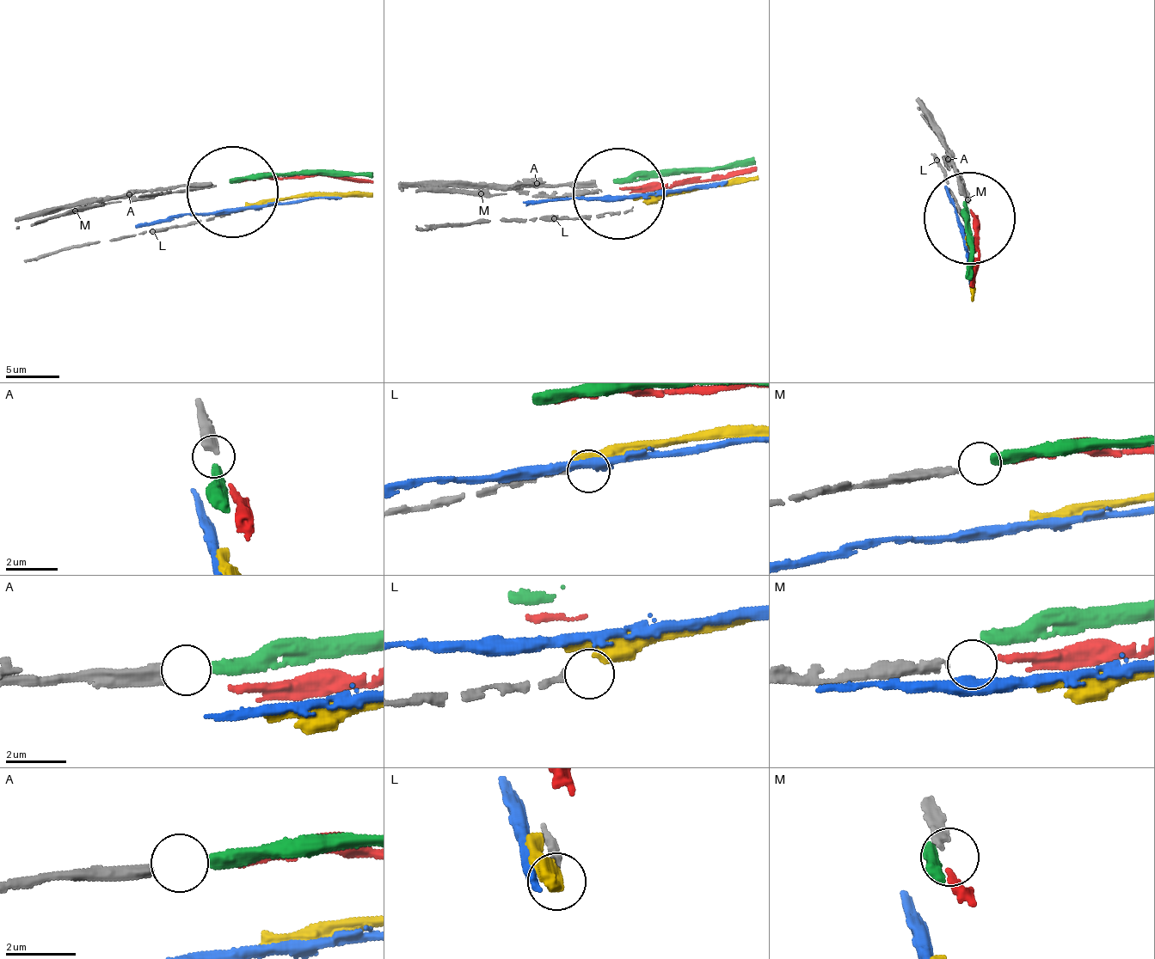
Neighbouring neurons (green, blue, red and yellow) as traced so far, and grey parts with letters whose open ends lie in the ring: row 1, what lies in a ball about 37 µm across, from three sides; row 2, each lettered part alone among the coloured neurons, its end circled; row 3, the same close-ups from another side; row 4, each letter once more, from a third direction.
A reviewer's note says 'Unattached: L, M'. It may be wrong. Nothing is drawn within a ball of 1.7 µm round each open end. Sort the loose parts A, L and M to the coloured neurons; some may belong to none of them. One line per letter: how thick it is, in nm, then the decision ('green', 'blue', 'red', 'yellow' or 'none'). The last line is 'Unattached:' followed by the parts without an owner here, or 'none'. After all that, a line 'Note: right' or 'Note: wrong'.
A: calibre 400 nm; green
L: calibre 170 nm; none
M: calibre 240 nm; red
Unattached: L
Note: wrong

